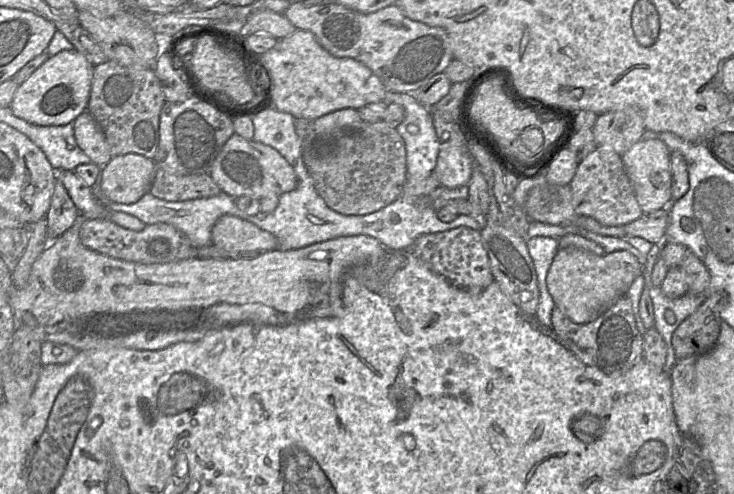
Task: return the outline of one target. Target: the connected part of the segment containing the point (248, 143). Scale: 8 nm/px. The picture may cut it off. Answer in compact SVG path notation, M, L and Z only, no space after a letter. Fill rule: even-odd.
M234 133L215 158L209 175L220 189L232 196L251 196L262 199L280 196L294 190L298 180L293 167L274 148Z

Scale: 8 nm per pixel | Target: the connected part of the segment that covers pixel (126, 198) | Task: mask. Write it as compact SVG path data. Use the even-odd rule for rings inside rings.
M140 154L114 156L101 169L100 187L114 203L133 204L150 191L157 165Z

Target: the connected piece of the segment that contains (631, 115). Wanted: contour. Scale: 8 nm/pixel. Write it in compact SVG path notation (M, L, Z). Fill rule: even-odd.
M635 107L598 115L592 128L596 147L611 148L622 156L646 131L641 112Z

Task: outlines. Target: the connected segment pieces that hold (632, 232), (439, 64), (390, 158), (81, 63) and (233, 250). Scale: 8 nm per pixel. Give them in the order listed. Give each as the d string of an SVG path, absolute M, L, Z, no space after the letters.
M662 208L650 213L643 213L640 218L624 226L628 236L640 237L652 244L664 244L668 224L669 209Z
M295 1L290 3L284 16L296 29L313 33L319 44L333 56L352 58L366 65L381 80L387 92L415 94L430 78L443 72L453 59L449 38L444 29L411 20L396 4L371 13L360 13L328 1L312 6Z
M294 118L296 133L303 144L303 156L315 188L332 210L343 215L367 215L395 200L406 180L406 148L396 128L385 121L363 123L333 138L328 153L316 155L308 150L315 144L313 121Z
M75 48L49 56L18 86L10 104L13 114L30 123L43 126L65 125L73 122L87 110L94 67L95 65Z
M223 215L211 231L211 243L231 255L277 249L277 238L257 225L233 215Z

